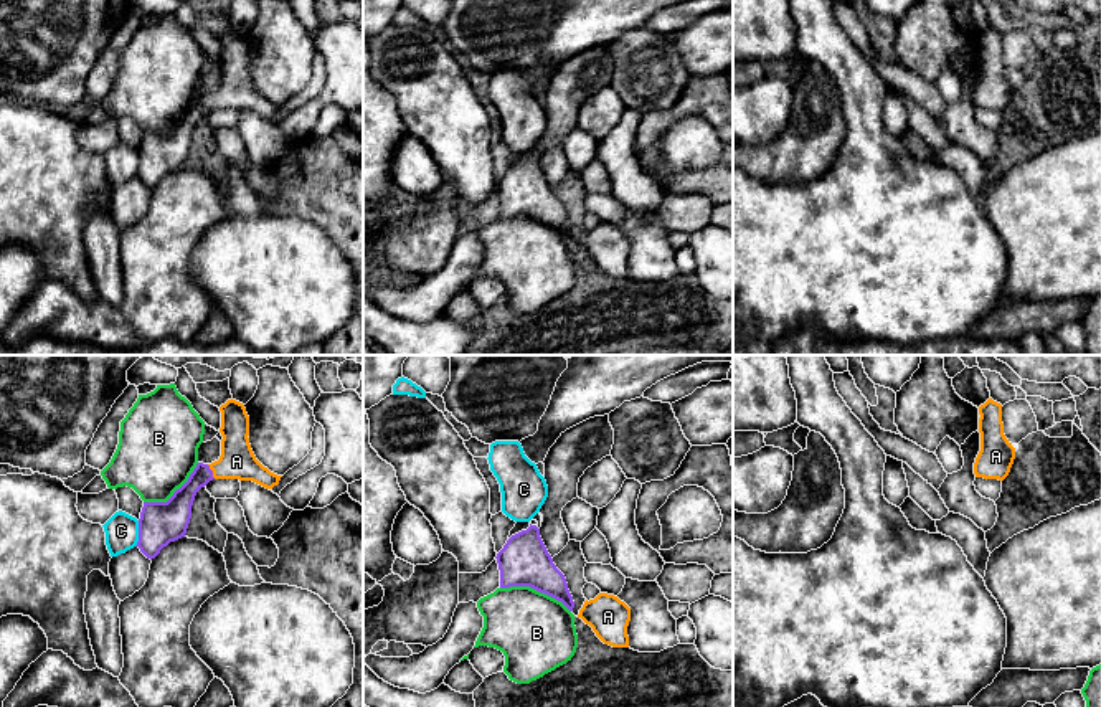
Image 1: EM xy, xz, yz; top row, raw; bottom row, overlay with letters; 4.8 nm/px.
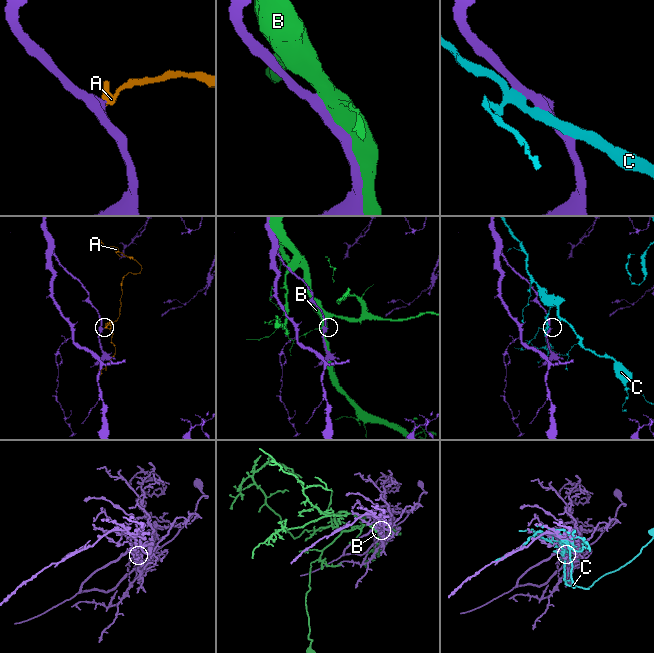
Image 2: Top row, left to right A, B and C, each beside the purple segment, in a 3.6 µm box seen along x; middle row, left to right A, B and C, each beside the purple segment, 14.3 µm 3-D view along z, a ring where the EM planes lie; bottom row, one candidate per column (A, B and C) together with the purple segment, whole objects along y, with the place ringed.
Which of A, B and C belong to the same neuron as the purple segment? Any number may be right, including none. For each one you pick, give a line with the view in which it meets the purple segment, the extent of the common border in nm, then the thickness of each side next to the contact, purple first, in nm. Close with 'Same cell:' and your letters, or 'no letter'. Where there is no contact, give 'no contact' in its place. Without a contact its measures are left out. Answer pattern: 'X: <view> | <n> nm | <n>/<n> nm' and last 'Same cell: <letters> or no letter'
A: xy | 80 nm | 140/170 nm
Same cell: A

